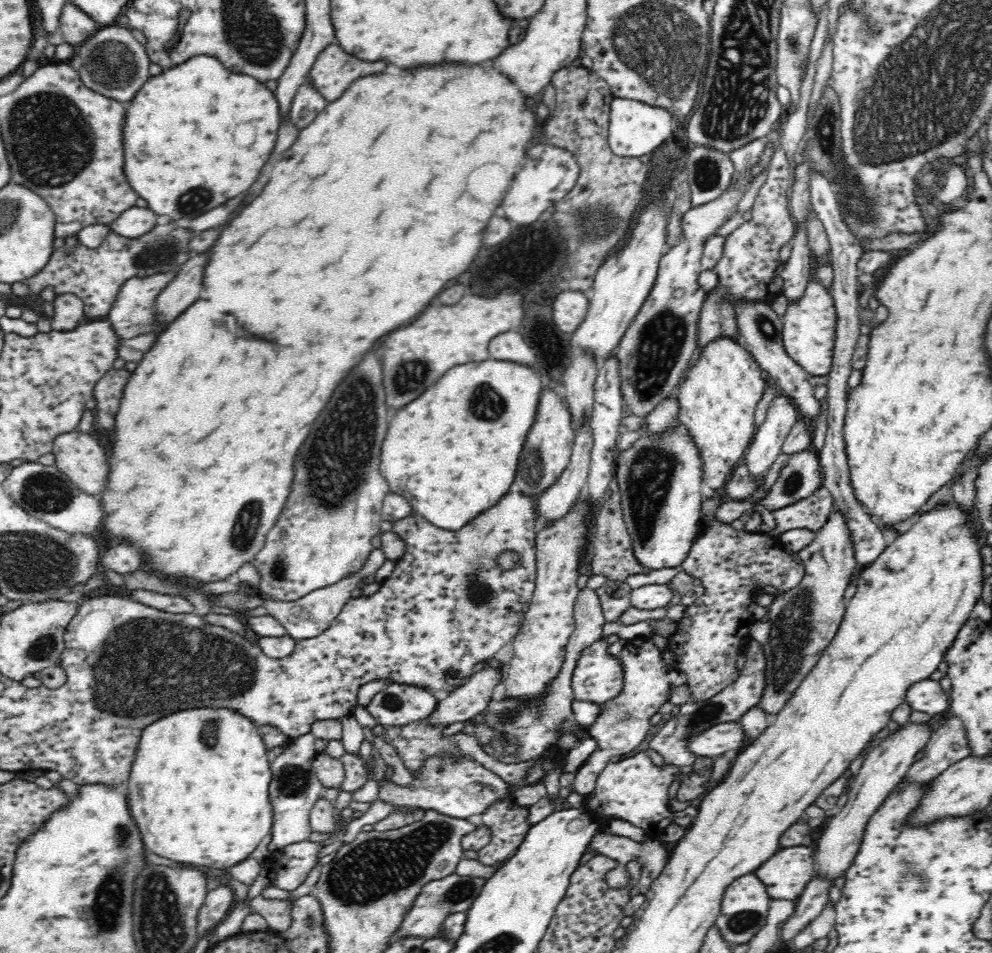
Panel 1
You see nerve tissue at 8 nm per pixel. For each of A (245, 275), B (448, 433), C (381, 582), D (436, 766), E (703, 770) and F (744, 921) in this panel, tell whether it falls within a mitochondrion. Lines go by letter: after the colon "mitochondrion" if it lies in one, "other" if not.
A: other
B: other
C: other
D: mitochondrion
E: mitochondrion
F: mitochondrion

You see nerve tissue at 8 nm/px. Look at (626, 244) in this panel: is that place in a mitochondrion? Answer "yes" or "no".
yes

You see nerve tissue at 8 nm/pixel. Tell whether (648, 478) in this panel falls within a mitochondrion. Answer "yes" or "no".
yes

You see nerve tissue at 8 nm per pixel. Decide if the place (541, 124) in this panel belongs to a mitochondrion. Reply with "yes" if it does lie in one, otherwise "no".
no

